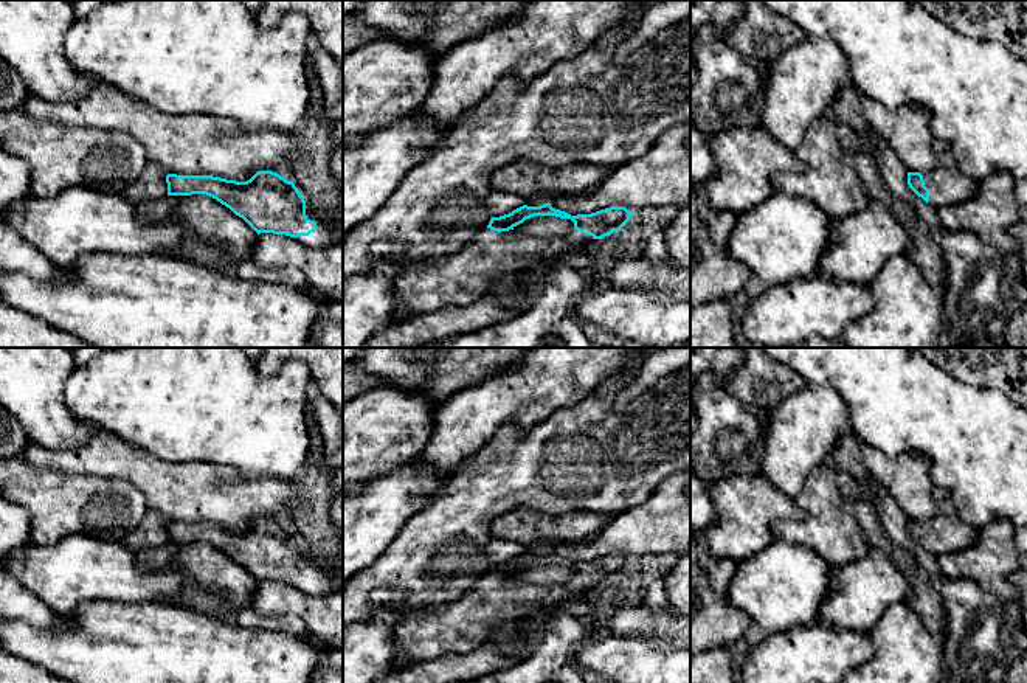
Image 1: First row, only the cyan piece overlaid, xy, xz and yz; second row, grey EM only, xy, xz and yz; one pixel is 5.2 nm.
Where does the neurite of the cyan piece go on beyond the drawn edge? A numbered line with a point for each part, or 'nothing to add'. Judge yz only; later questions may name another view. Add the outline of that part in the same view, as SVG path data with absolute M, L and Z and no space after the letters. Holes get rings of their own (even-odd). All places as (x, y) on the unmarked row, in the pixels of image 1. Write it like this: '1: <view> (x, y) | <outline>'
1: yz (948, 533) | M935 489L934 498L937 512L931 518L922 520L925 534L931 539L928 551L939 557L973 546L977 540L977 529L957 515L949 492Z

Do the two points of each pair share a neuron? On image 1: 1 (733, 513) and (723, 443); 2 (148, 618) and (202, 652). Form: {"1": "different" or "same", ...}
{"1": "different", "2": "same"}

